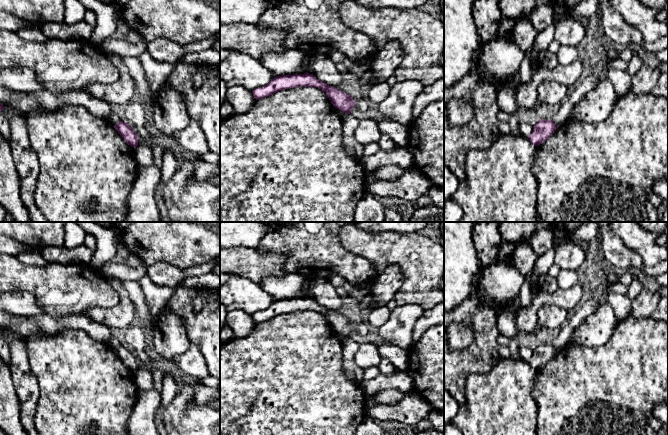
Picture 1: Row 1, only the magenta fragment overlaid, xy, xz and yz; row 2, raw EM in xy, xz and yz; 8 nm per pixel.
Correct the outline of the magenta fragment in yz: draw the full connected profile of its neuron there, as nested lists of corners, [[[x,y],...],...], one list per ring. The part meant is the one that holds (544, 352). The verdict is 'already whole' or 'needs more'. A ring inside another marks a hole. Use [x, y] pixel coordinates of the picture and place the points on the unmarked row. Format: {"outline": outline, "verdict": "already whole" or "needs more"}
{"outline": [[[540,343],[533,351],[533,355],[528,361],[532,368],[538,370],[545,366],[557,353],[557,349],[552,344]]], "verdict": "already whole"}

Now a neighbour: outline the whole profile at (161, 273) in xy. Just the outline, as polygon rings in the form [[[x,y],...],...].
[[[164,261],[146,266],[146,275],[159,286],[175,287],[186,279],[184,269]]]

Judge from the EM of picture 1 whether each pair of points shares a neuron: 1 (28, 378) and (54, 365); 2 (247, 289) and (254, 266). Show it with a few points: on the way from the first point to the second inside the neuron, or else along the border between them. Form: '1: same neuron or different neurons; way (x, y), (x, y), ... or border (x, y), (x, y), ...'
1: different neurons; border (26, 353), (29, 367), (37, 380), (39, 398)
2: different neurons; border (233, 274), (247, 277), (259, 286)

